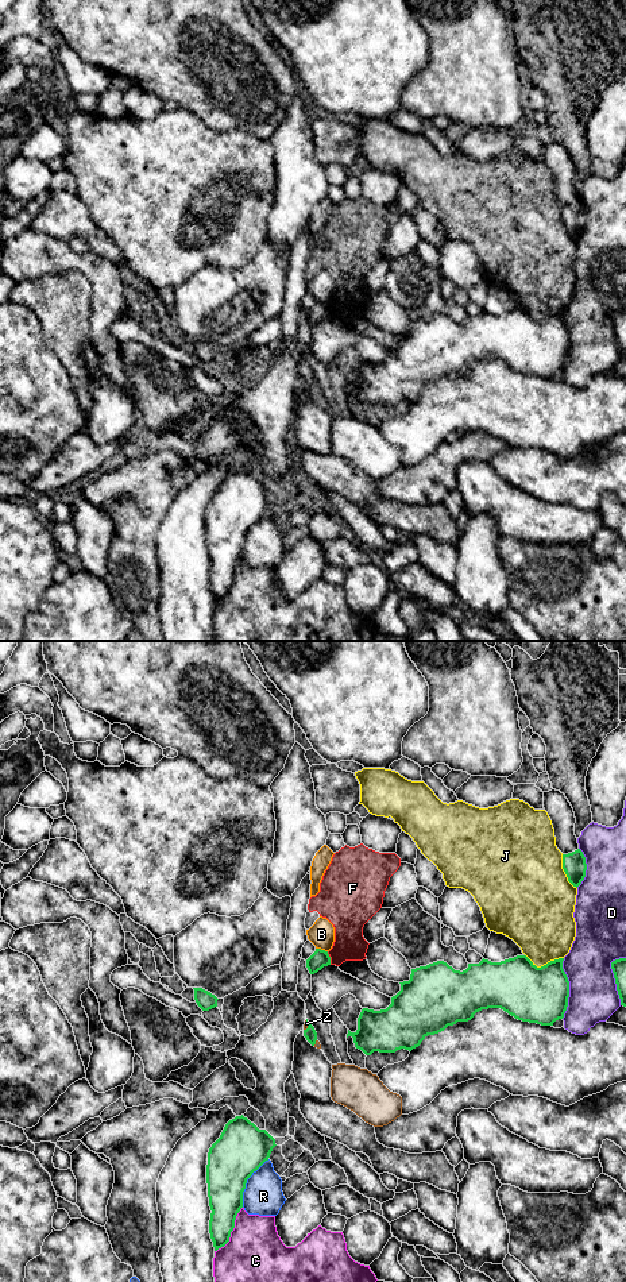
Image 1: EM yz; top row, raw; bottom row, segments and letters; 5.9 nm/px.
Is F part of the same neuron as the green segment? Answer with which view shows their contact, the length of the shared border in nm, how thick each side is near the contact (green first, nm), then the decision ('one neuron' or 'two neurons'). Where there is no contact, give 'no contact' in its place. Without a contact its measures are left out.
yz | 80 nm | 110/190 nm | two neurons

